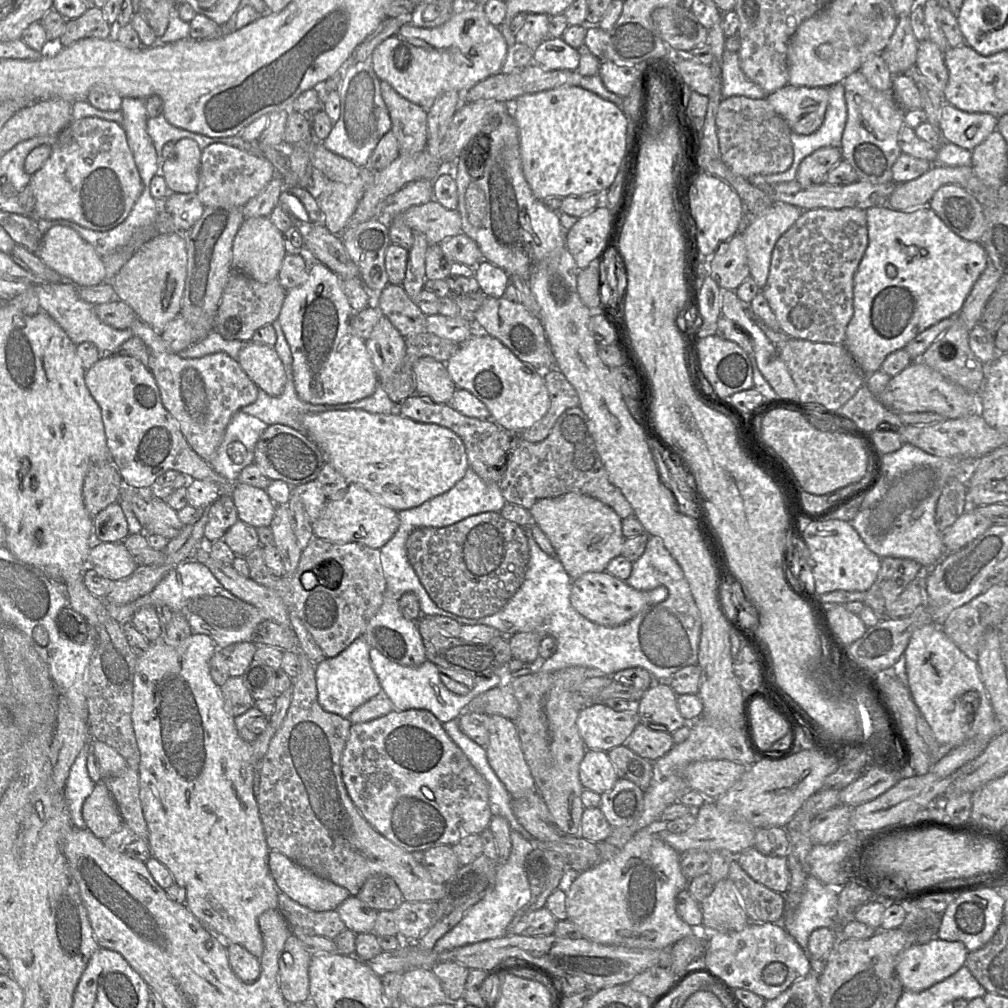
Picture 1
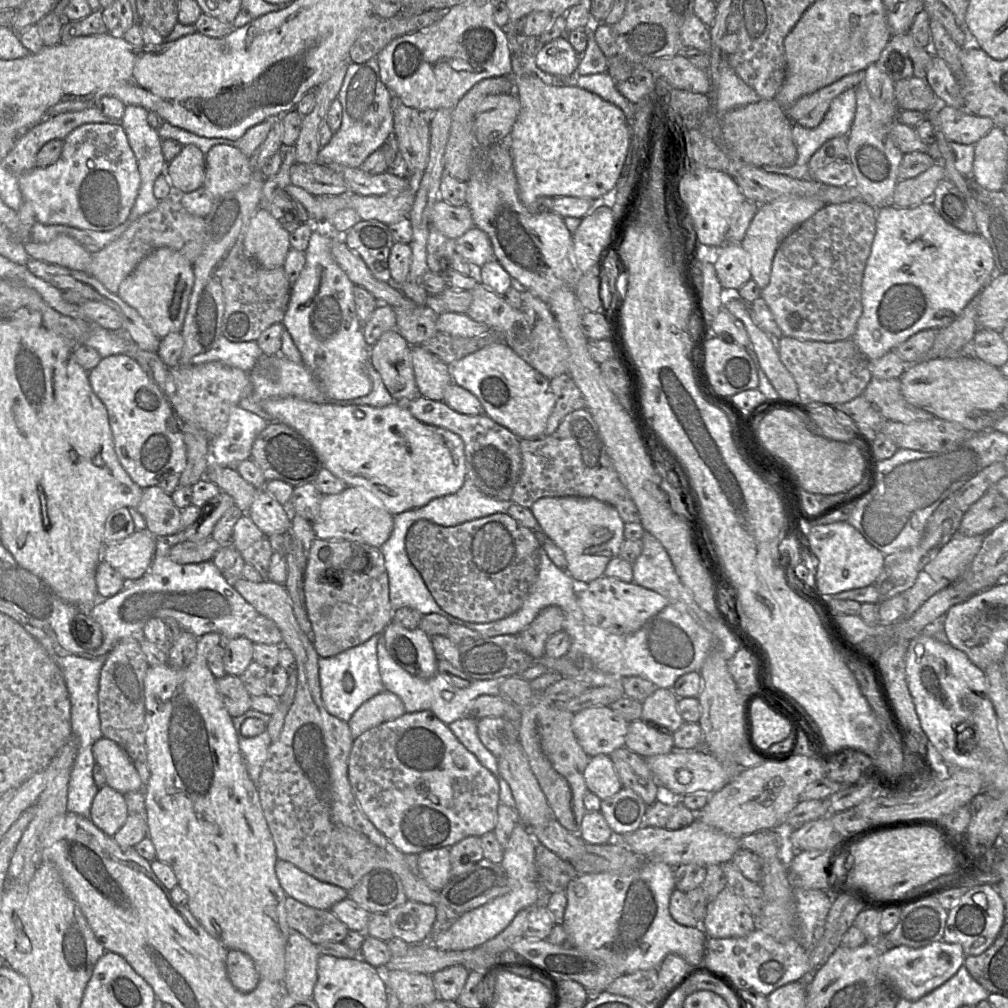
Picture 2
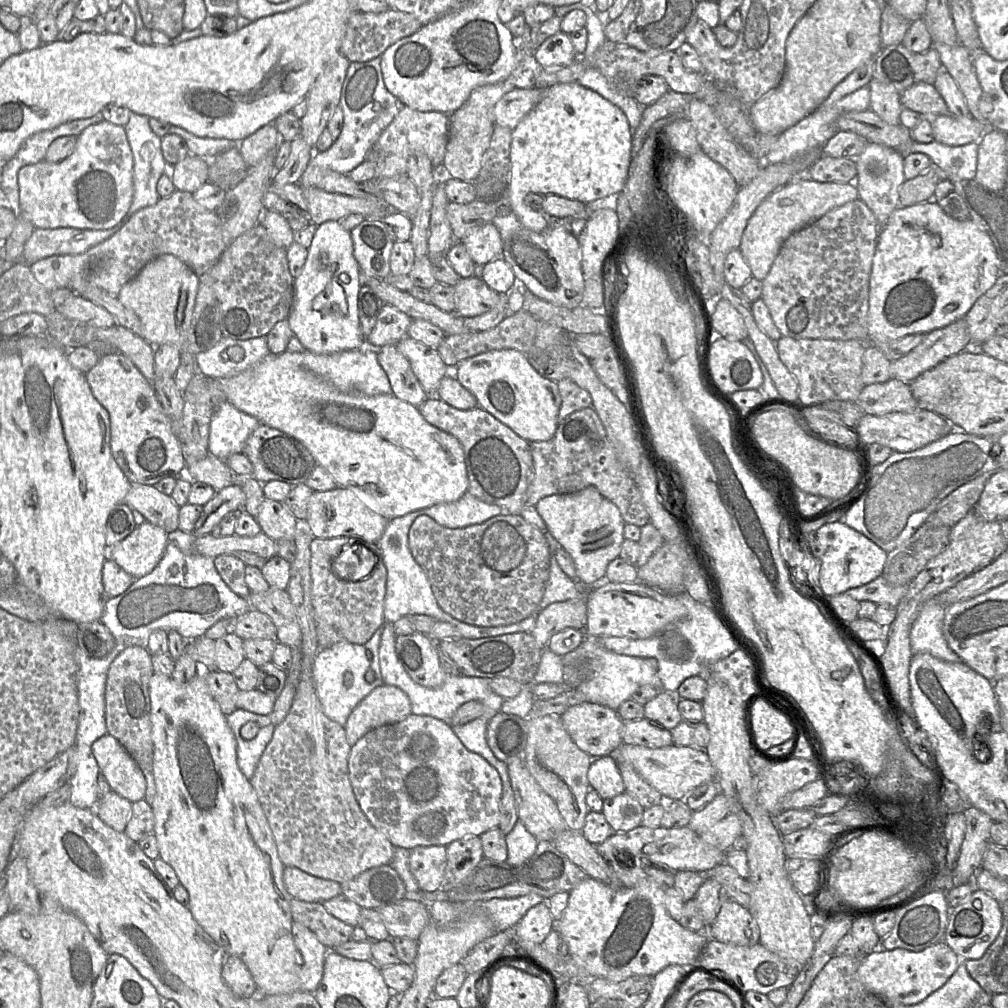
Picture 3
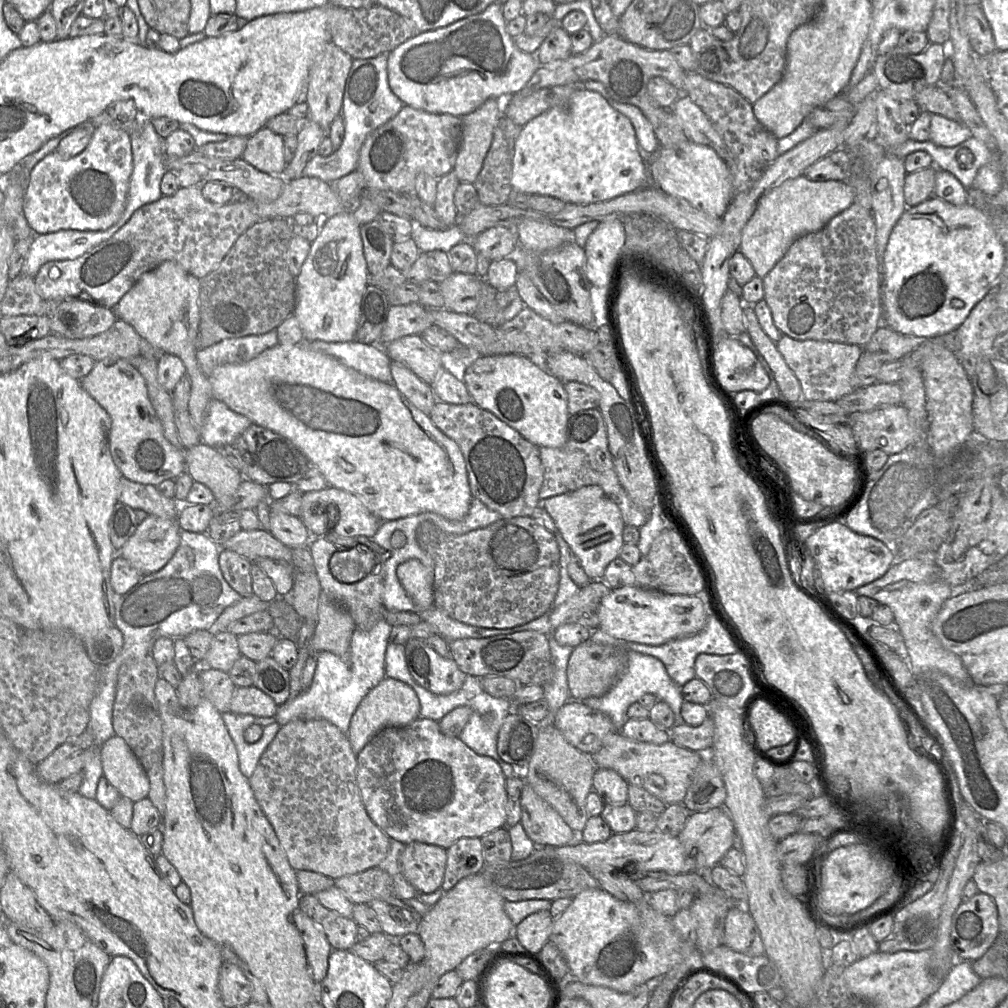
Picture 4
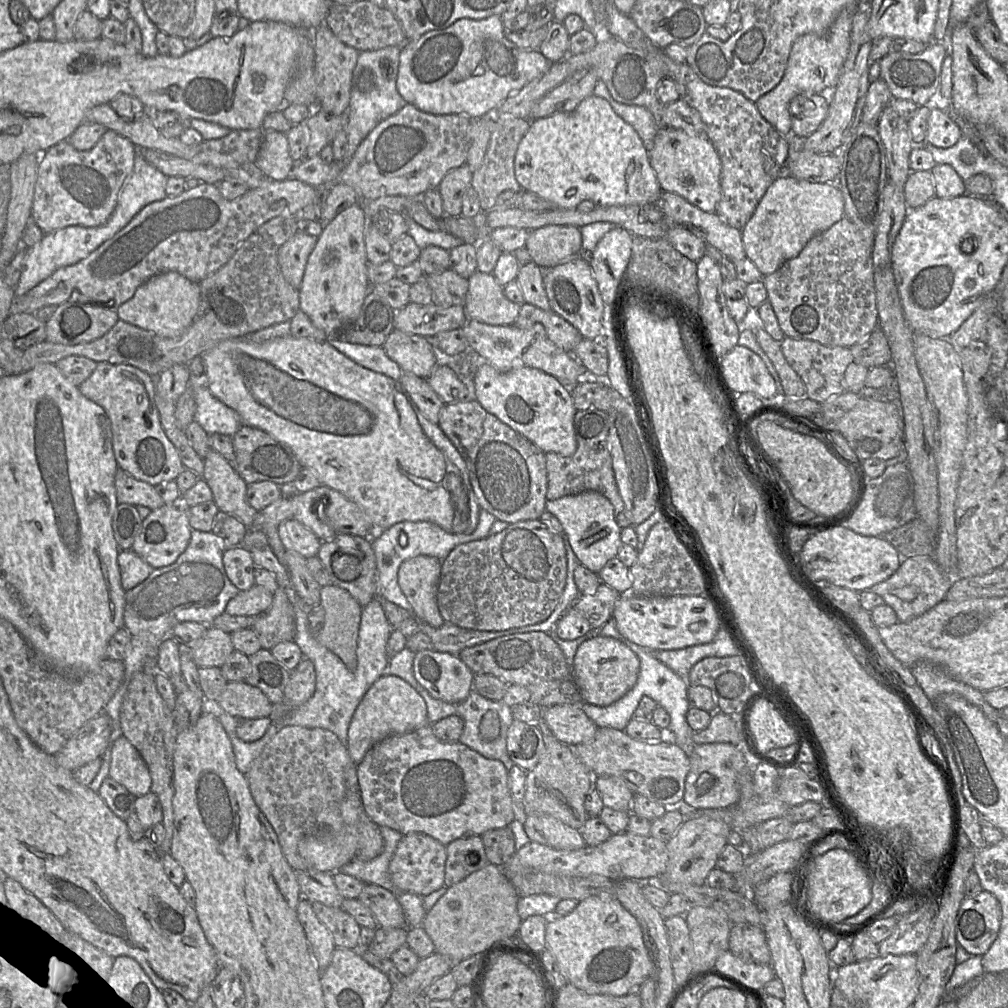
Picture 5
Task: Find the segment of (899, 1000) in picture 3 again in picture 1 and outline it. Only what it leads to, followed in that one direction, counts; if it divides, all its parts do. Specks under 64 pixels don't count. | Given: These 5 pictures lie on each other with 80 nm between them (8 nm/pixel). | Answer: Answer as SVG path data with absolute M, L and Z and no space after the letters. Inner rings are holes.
M934 938L903 950L897 958L896 972L904 990L920 992L956 973L965 964L968 953L960 941Z

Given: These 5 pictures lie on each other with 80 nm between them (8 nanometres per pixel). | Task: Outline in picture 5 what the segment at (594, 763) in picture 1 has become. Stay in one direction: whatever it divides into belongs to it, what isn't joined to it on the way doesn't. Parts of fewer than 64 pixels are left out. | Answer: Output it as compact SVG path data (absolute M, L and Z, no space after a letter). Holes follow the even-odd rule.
M598 776L594 778L594 788L599 792L605 807L630 812L634 793L621 779Z

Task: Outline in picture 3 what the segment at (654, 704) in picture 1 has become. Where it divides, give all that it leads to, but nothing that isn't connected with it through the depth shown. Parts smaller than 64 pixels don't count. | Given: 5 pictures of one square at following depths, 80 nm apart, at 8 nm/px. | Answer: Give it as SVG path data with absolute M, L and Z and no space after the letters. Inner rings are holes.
M660 690L654 699L644 705L644 717L672 730L683 720L678 709L678 700L674 693Z

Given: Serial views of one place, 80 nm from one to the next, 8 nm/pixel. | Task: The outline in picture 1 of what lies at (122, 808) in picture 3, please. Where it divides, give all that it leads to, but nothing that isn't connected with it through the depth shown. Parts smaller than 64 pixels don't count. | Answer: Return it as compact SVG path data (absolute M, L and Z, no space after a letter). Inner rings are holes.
M104 782L95 783L93 792L85 799L82 816L86 828L103 840L122 825L122 817Z

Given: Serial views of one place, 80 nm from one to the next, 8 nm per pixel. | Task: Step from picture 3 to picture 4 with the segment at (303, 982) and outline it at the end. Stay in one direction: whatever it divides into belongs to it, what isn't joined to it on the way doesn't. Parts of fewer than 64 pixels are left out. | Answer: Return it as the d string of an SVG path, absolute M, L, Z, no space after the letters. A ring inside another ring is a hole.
M299 907L294 910L292 920L302 936L311 975L320 983L326 976L333 948L324 930Z

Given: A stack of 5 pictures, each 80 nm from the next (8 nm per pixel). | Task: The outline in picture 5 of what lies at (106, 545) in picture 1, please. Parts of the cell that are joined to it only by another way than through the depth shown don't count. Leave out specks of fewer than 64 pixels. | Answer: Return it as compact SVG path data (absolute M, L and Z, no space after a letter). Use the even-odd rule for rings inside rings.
M179 502L164 504L152 510L142 521L141 530L136 536L131 550L143 558L153 568L161 568L174 563L184 552L191 538L192 528L186 506Z

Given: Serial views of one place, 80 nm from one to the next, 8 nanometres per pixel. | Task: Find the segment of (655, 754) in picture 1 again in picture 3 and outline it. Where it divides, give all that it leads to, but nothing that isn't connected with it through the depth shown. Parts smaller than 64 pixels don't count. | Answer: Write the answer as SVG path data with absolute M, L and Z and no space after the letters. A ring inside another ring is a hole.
M645 717L624 722L622 741L625 744L648 748L661 748L674 744L670 730L652 725Z

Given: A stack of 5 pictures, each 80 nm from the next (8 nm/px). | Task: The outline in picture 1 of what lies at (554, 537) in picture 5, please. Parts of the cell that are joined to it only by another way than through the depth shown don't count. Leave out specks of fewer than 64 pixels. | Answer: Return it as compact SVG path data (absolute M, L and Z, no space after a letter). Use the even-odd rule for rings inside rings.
M499 512L480 513L442 528L416 528L407 538L406 550L434 603L469 619L490 616L502 609L521 587L530 558L525 529Z

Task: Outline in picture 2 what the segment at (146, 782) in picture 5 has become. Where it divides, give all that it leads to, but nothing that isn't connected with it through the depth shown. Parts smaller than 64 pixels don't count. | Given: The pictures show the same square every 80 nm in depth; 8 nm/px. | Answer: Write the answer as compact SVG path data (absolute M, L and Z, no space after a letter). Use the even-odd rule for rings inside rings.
M102 737L93 744L92 752L105 774L107 785L123 795L143 791L143 783L133 762L116 742Z

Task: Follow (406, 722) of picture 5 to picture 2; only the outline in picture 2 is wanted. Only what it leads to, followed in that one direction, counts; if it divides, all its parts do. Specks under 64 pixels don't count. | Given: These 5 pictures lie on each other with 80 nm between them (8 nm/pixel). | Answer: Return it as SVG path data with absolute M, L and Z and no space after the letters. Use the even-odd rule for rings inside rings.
M384 690L364 702L354 712L348 721L352 738L355 739L367 730L384 722L395 720L405 713L401 699Z

